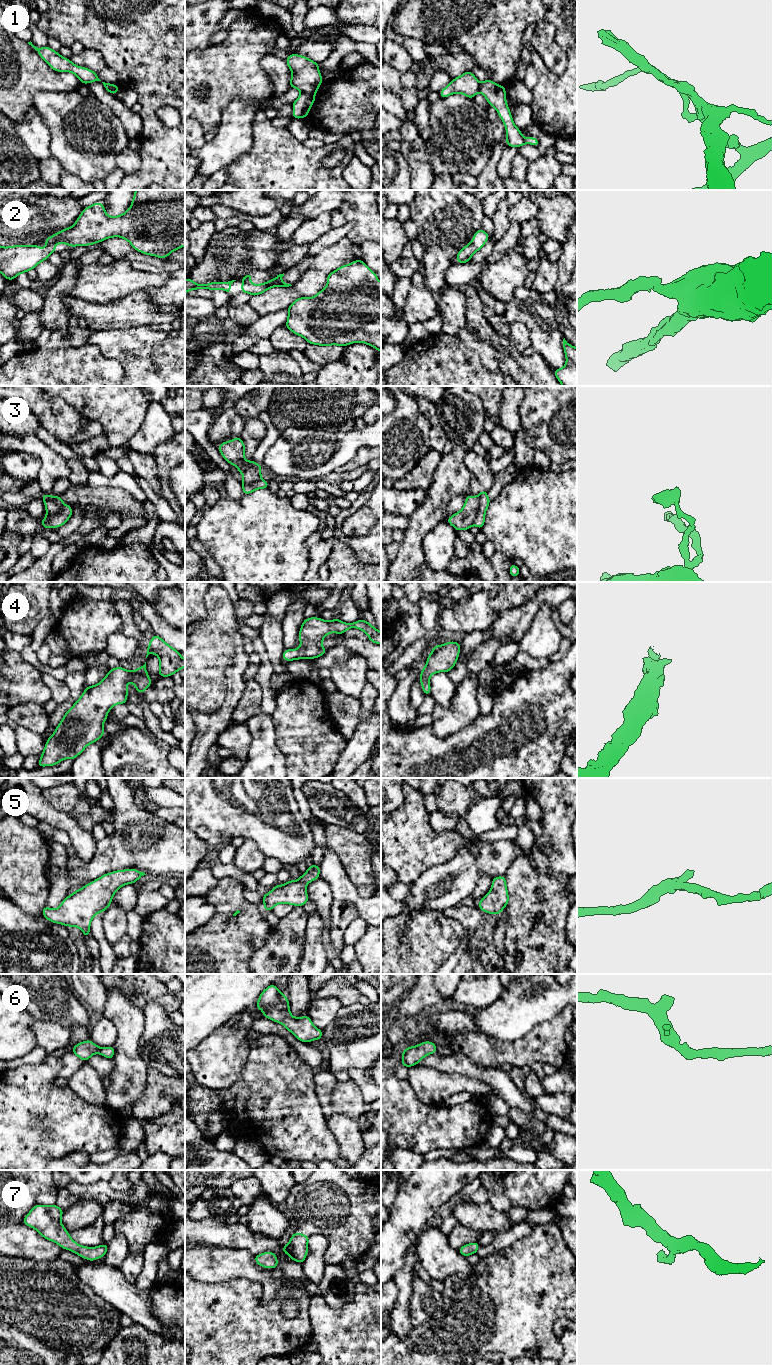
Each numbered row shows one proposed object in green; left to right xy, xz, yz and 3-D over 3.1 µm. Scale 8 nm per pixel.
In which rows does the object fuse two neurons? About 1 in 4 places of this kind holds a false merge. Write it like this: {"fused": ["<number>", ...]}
{"fused": ["1", "3"]}

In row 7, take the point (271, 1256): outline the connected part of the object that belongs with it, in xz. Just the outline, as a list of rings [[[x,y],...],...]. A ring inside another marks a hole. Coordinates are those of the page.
[[[268,1251],[254,1256],[255,1262],[264,1268],[278,1268],[278,1259],[274,1252]]]

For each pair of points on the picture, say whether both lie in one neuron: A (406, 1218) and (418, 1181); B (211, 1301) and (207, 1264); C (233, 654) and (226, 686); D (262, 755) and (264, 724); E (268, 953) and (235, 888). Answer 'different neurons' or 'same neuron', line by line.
A: same neuron
B: different neurons
C: same neuron
D: same neuron
E: different neurons

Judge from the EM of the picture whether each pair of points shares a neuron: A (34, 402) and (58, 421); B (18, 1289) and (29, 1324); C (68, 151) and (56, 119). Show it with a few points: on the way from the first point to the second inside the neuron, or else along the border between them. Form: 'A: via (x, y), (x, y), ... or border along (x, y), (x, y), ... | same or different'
A: via (40, 404), (52, 416) | same
B: via (20, 1298), (29, 1307), (29, 1315) | same
C: via (64, 143), (64, 137), (58, 127) | same

